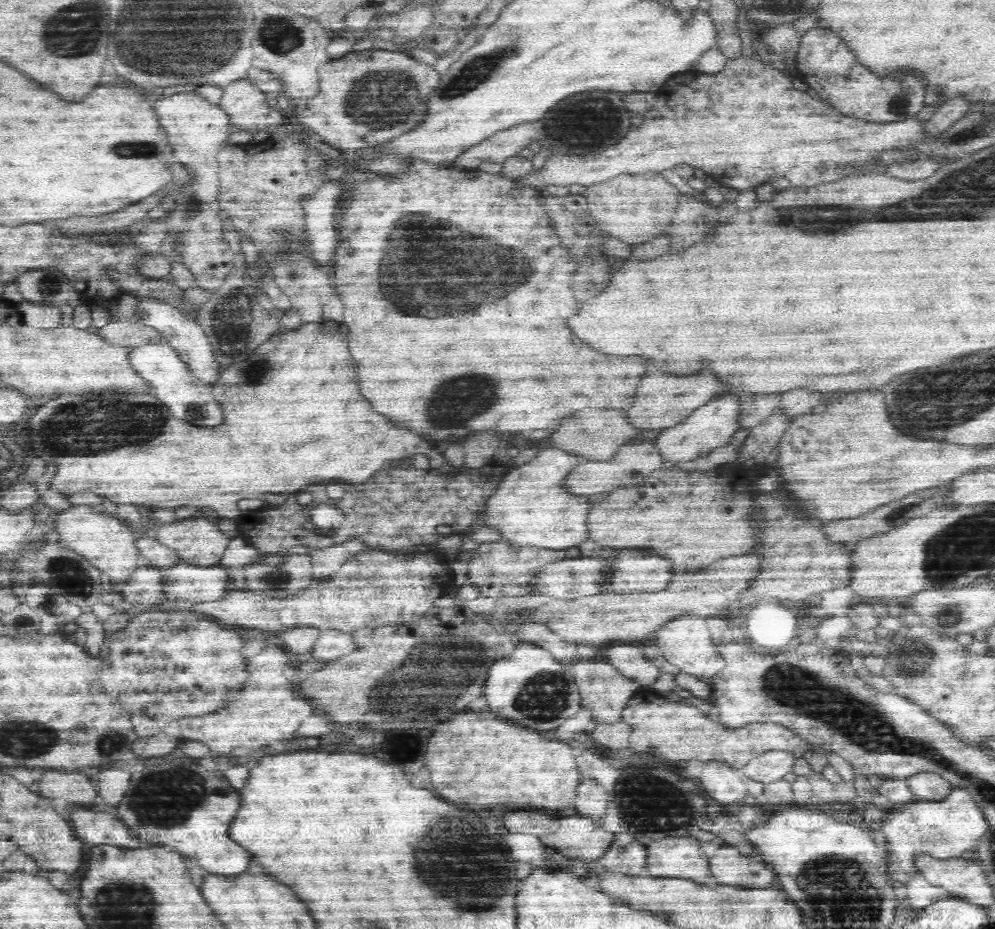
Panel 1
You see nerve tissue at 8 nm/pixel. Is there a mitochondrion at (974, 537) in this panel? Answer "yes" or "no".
yes

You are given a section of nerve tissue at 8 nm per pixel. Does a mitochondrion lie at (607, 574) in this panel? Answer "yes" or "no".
no

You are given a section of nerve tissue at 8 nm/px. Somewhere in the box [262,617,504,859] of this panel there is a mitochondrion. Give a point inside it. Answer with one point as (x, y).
(438, 665)

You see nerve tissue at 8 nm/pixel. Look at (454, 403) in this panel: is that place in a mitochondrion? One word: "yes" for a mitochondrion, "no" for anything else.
yes

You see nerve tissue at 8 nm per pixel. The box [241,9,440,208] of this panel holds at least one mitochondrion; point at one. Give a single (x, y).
(378, 99)

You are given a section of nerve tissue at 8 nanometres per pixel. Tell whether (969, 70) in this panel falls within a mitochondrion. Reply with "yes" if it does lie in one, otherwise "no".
no

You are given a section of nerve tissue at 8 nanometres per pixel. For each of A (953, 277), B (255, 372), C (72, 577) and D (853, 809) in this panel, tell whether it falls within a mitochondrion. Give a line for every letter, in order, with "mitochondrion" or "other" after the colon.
A: other
B: mitochondrion
C: mitochondrion
D: other

